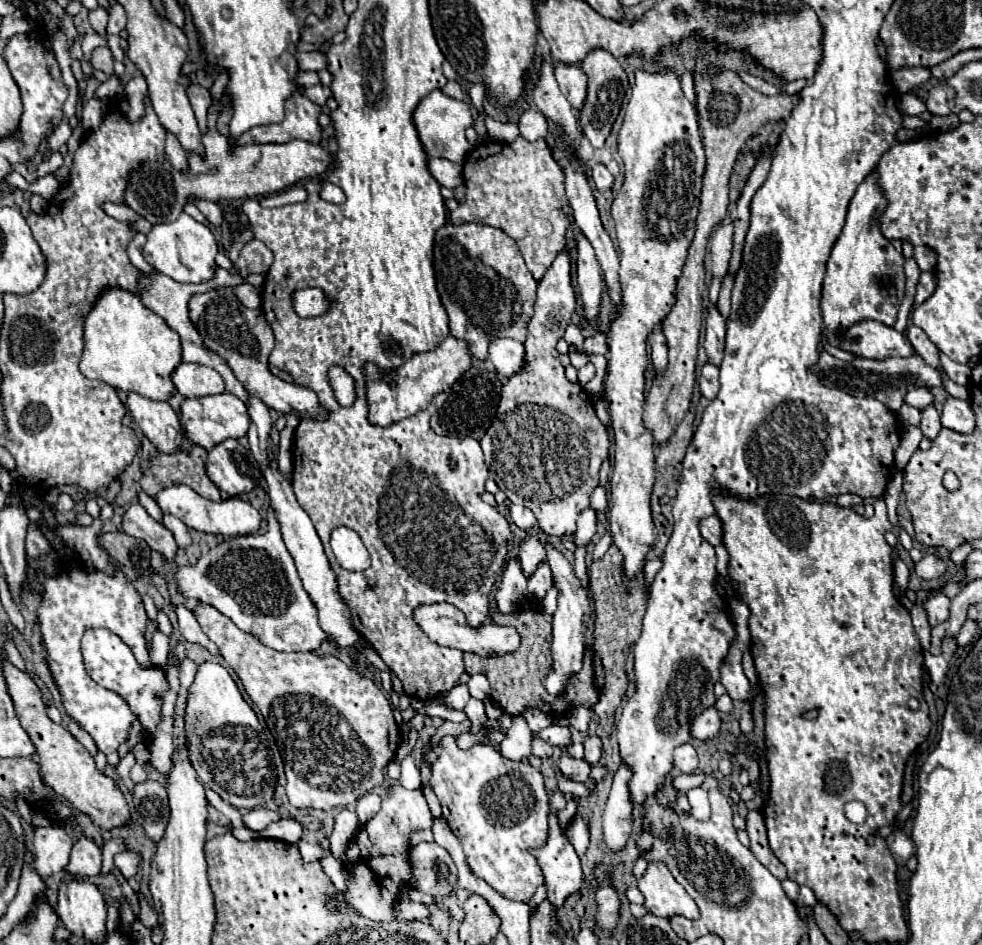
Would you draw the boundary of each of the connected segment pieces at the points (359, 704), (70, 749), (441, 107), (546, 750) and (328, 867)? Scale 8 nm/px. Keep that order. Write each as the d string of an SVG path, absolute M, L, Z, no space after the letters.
M197 604L191 612L195 614L207 638L219 648L225 662L235 670L253 704L261 710L265 724L271 730L283 756L287 796L295 808L351 808L361 796L381 786L385 778L385 766L395 758L399 726L393 718L389 700L371 680L359 676L335 656L321 658L311 652L277 652L265 646L253 634L241 632L231 622L231 618L223 616L217 608L209 604Z
M3 662L3 672L5 672L9 694L17 710L17 718L37 748L43 782L49 788L53 788L57 794L67 798L73 804L73 808L87 814L103 830L129 824L129 806L123 794L117 790L111 778L107 778L103 772L95 768L91 754L61 724L55 724L53 720L49 720L45 712L45 704L41 700L41 692L37 684L31 680L31 676L17 670L11 662Z
M433 90L419 102L419 106L413 112L413 124L417 128L423 150L427 152L429 158L445 158L455 164L463 164L467 158L467 152L473 150L473 146L465 138L465 130L473 126L469 106L461 100L447 98L441 90Z
M535 738L533 740L533 756L537 756L537 758L551 758L553 756L553 746L549 746L545 740Z
M329 854L327 858L323 858L320 864L324 872L331 878L331 881L337 886L340 891L345 891L347 886L344 882L344 877L341 873L342 864L338 862L332 854Z

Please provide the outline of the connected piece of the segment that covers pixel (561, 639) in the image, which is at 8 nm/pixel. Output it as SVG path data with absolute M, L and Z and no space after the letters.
M551 544L547 546L547 562L553 570L553 578L555 584L559 586L561 594L559 594L559 606L557 612L553 614L553 642L551 642L551 656L553 656L553 672L547 674L545 678L545 688L549 694L561 698L563 692L567 690L567 682L571 680L571 676L581 672L583 666L583 652L585 652L585 632L587 632L587 620L589 620L589 596L587 590L579 584L571 564L565 560L565 556L553 548Z

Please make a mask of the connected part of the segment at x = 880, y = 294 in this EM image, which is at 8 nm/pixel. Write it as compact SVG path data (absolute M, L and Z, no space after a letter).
M869 174L849 204L847 224L827 262L821 314L823 324L833 332L841 332L859 320L877 320L887 326L893 326L897 320L897 308L905 294L905 272L903 256L879 230L879 216L885 206L887 200L875 184L875 174Z

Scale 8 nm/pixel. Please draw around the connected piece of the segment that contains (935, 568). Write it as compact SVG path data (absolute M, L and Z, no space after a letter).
M927 554L923 556L917 564L915 564L915 572L917 576L921 576L923 580L933 580L933 578L939 578L943 576L947 570L947 566L939 560L939 556L935 554Z

